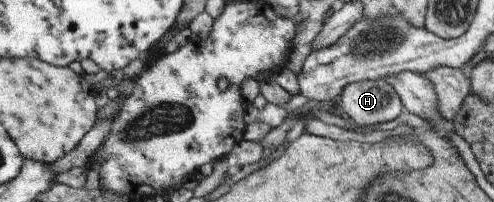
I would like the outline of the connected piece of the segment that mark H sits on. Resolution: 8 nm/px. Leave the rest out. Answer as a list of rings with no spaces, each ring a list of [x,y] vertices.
[[[377,79],[348,84],[340,92],[336,110],[355,125],[374,126],[395,120],[403,106],[395,89]]]

